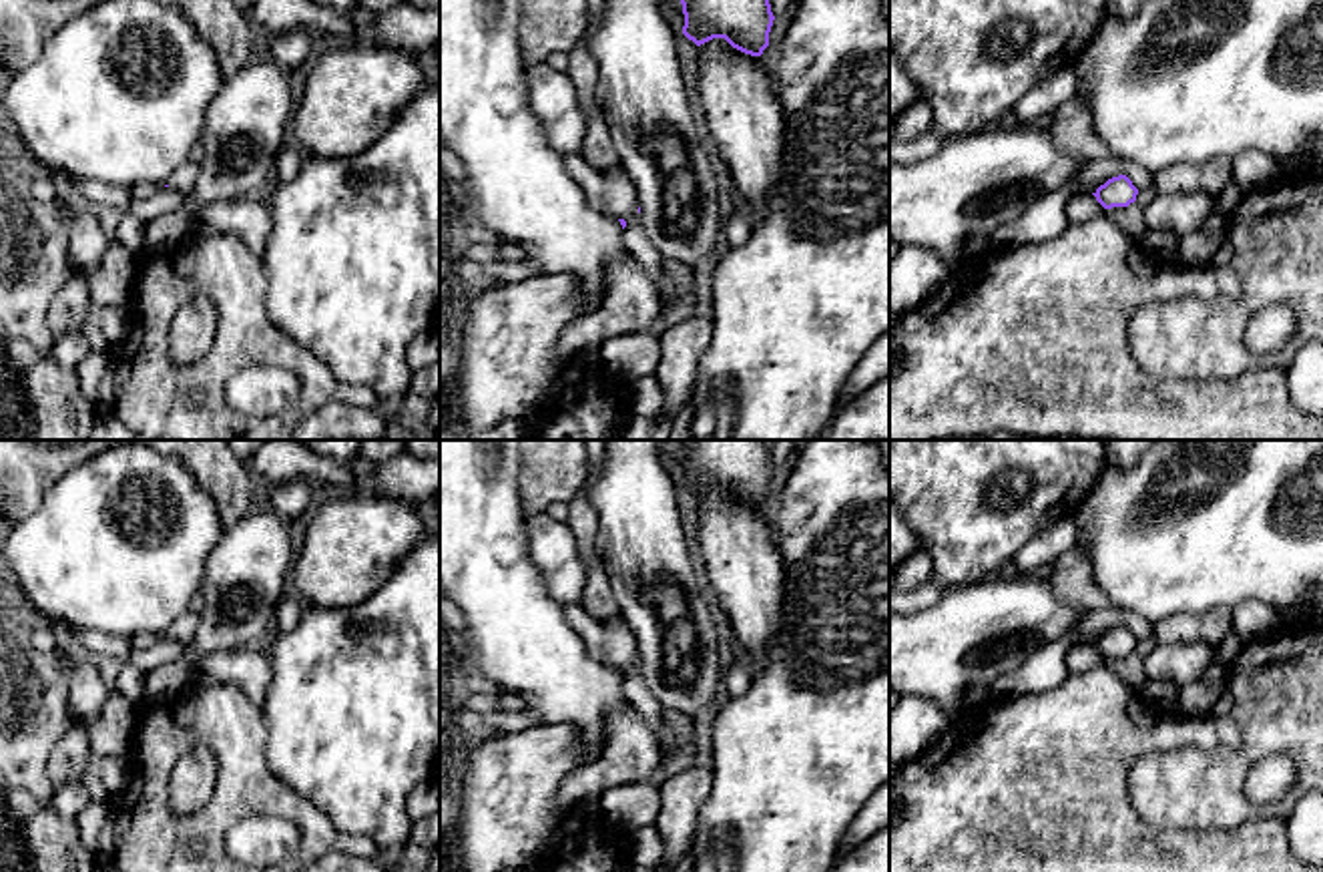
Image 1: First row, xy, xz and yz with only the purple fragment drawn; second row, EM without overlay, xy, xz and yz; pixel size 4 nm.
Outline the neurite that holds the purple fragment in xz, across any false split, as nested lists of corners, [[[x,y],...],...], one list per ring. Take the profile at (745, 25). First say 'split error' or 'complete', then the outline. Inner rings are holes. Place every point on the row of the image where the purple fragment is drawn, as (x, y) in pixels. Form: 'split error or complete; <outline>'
complete; [[[681,0],[683,34],[697,46],[725,38],[733,48],[761,56],[769,46],[773,12],[769,0]]]

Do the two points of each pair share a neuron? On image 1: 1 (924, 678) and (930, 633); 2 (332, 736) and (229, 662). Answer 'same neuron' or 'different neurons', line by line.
1: same neuron
2: different neurons

